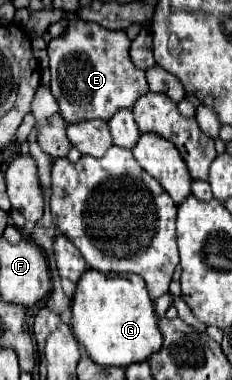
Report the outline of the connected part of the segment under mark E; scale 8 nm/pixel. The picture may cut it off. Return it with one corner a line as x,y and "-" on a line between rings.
75,21
67,31
49,41
49,67
51,67
51,93
59,103
59,113
67,123
103,119
137,101
149,91
145,73
135,69
129,59
129,37
125,31
111,31
99,23

